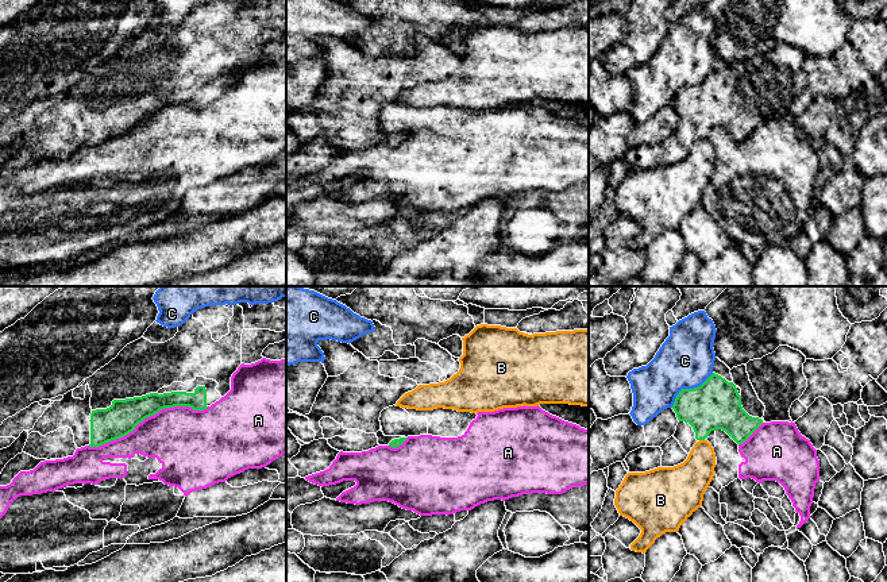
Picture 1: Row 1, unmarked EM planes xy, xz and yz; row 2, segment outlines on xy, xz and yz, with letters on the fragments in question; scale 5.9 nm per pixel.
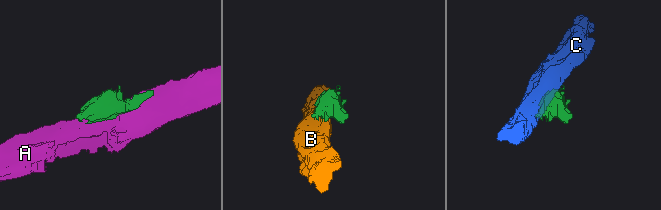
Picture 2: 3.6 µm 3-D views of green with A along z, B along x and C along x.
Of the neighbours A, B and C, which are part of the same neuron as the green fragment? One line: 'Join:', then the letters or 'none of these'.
Join: none of these

